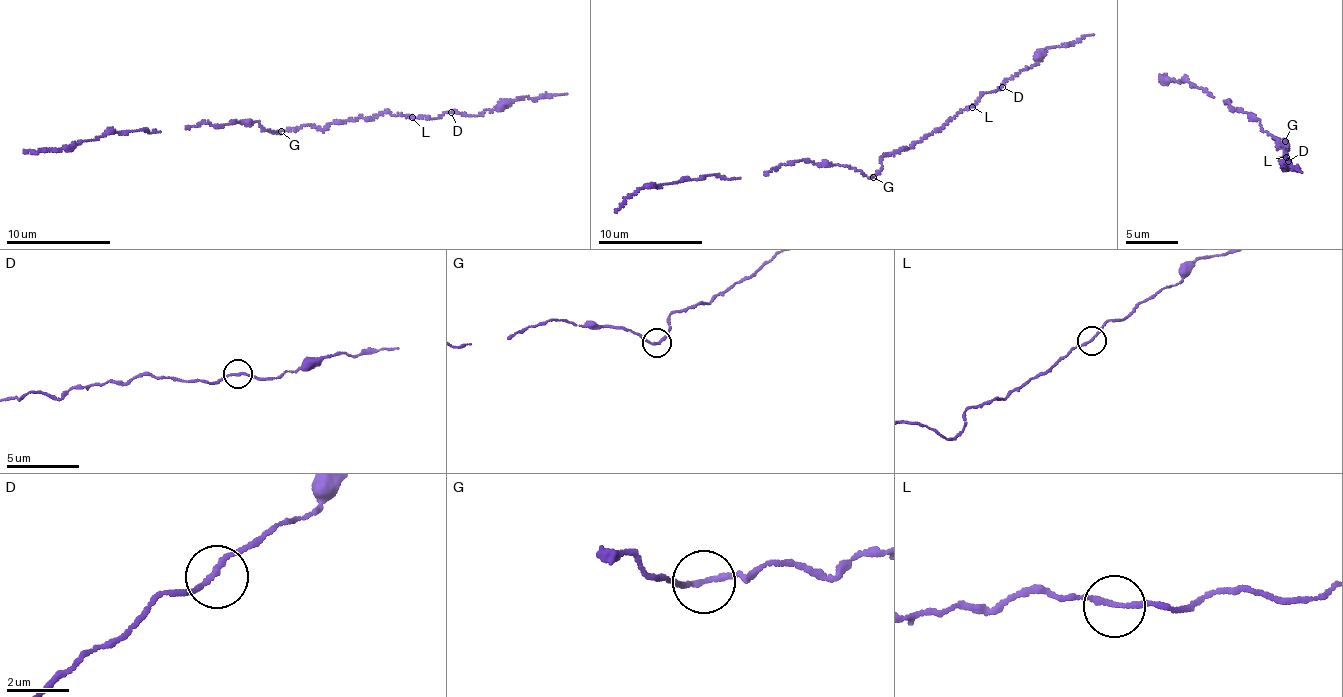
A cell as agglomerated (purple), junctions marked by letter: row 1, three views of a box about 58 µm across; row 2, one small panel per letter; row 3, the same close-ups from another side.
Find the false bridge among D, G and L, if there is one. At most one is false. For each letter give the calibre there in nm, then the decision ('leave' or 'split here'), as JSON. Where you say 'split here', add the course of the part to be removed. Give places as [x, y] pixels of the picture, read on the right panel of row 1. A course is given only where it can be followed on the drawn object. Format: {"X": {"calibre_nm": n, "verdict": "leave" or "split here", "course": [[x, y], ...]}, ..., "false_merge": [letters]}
{"D": {"calibre_nm": 150, "verdict": "leave"}, "G": {"calibre_nm": 160, "verdict": "leave"}, "L": {"calibre_nm": 160, "verdict": "leave"}, "false_merge": []}

